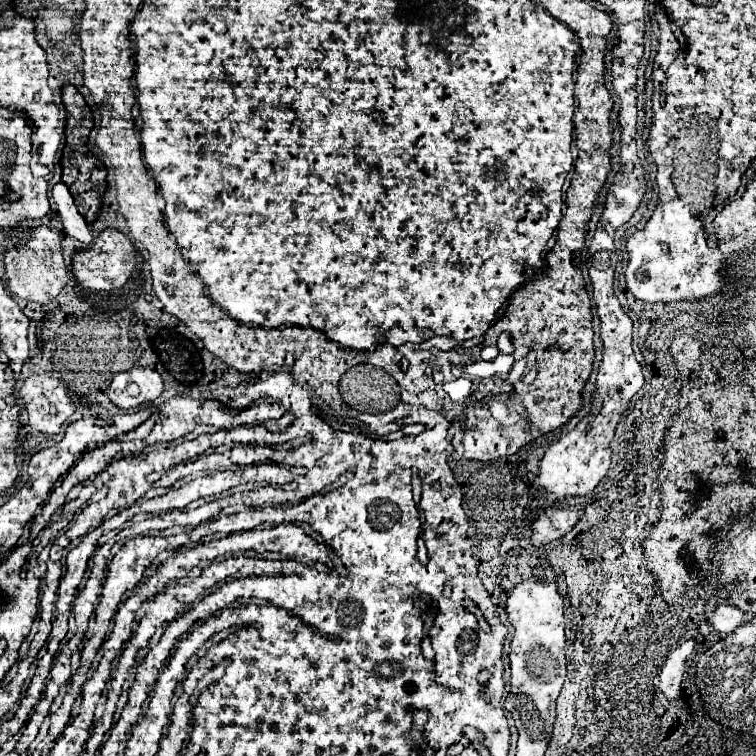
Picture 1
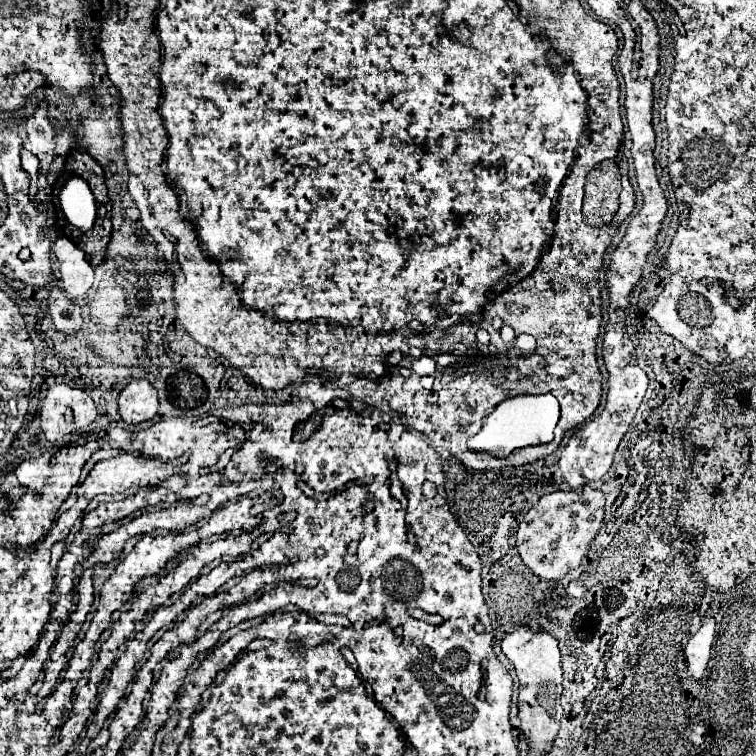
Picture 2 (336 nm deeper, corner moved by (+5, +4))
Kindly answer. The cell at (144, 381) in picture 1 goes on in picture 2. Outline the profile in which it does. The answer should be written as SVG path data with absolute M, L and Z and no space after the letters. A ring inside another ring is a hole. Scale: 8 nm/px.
M145 379L129 383L119 395L119 415L129 425L151 421L157 415L157 409L157 389Z

